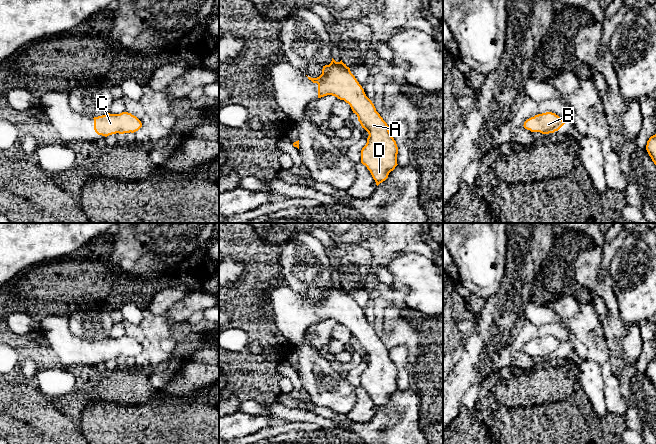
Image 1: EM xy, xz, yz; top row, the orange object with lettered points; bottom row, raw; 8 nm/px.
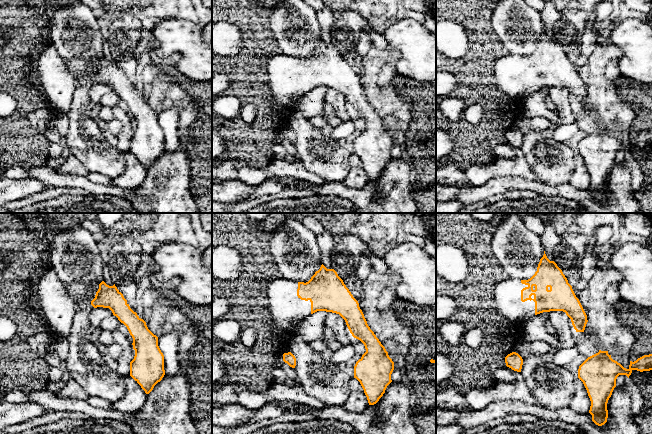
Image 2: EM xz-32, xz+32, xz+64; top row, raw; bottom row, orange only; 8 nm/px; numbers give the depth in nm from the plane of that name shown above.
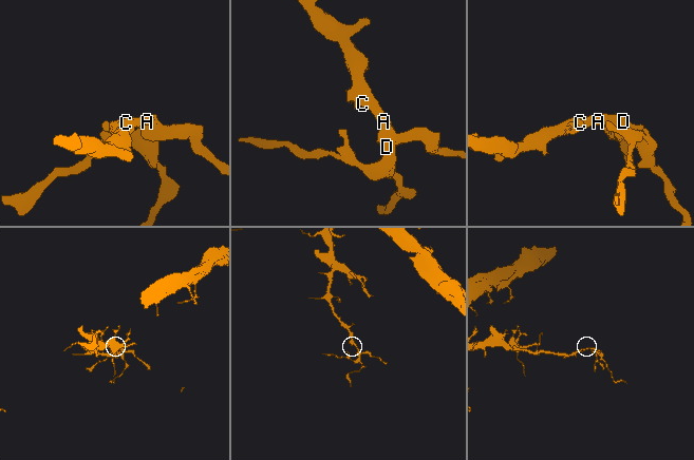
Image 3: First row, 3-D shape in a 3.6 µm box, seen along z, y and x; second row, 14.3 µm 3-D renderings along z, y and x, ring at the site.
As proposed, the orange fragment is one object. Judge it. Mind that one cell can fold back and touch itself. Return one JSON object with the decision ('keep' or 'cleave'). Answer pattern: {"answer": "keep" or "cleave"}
{"answer": "keep"}

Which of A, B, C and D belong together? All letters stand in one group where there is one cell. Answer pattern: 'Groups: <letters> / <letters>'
Groups: A B C D

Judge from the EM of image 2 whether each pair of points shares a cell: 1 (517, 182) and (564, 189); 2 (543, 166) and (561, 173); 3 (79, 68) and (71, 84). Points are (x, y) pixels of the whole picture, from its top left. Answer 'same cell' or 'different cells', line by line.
1: same cell
2: same cell
3: different cells

